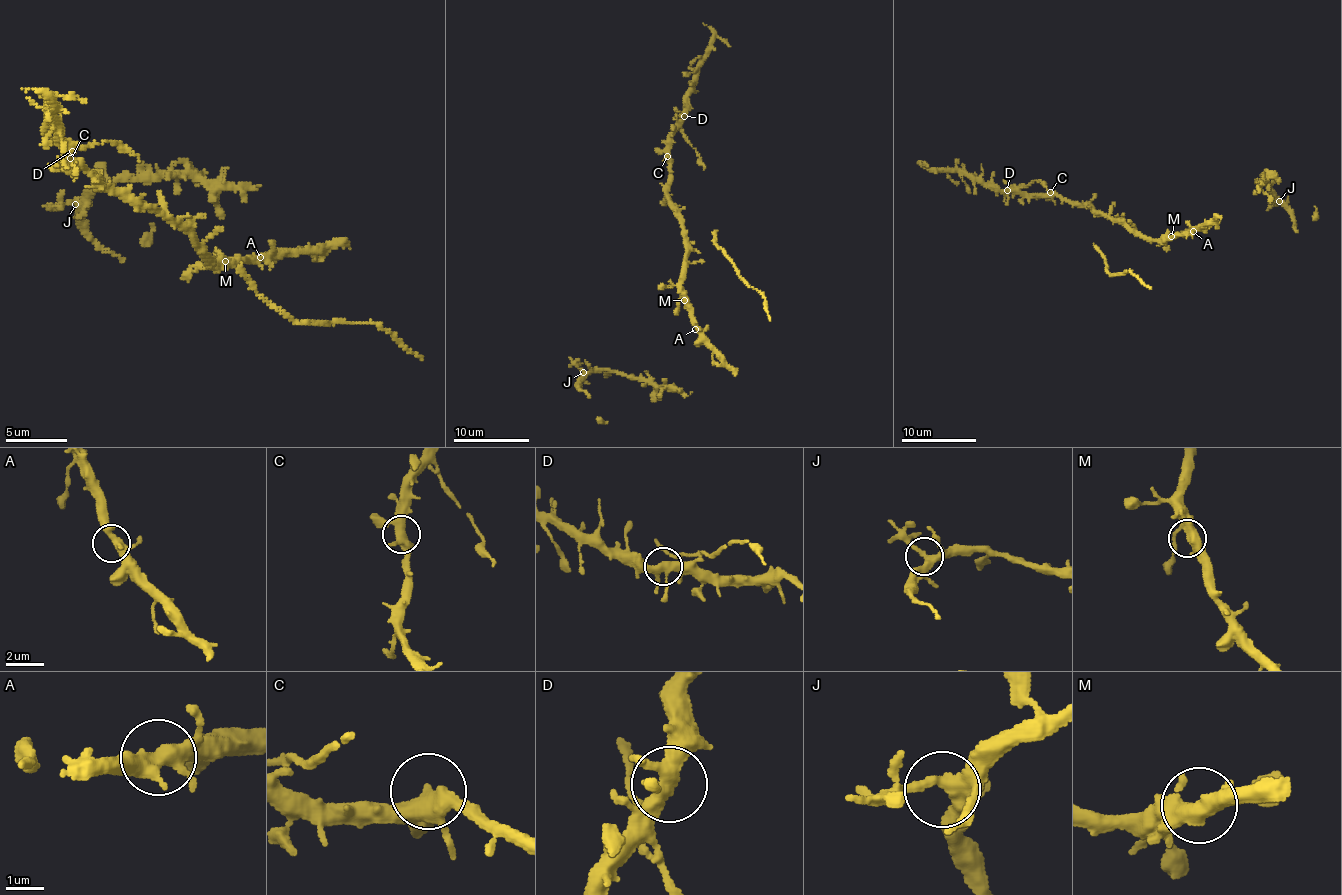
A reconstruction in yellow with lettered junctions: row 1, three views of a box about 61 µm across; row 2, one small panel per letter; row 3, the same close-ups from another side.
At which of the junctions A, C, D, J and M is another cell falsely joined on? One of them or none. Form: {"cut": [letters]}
{"cut": []}

